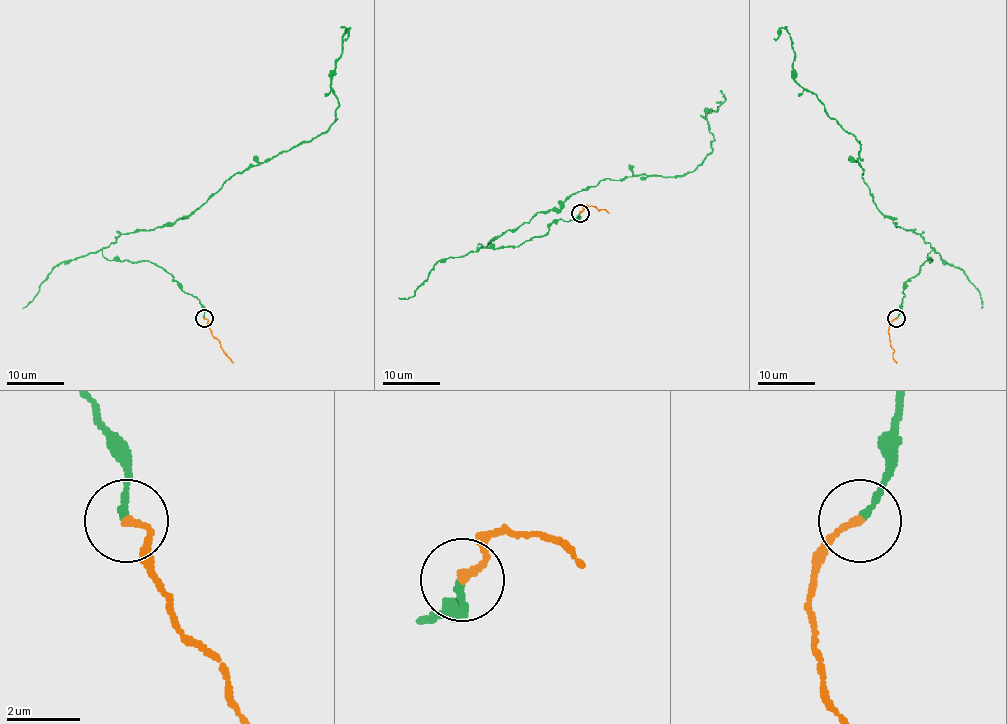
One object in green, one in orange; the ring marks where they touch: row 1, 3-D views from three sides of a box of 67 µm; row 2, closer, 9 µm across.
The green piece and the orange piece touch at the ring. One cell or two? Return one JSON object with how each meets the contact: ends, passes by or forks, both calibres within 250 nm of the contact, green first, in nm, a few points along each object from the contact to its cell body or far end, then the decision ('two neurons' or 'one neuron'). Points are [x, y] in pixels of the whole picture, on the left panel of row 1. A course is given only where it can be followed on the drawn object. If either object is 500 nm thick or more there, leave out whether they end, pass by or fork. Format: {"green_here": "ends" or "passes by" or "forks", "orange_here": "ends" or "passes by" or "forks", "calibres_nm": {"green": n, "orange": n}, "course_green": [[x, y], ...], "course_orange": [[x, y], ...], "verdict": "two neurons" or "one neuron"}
{"green_here": "ends", "orange_here": "ends", "calibres_nm": {"green": 200, "orange": 200}, "course_green": [[204, 319], [168, 271], [102, 250], [319, 136], [345, 39]], "course_orange": [[204, 319], [208, 320], [233, 363]], "verdict": "one neuron"}

